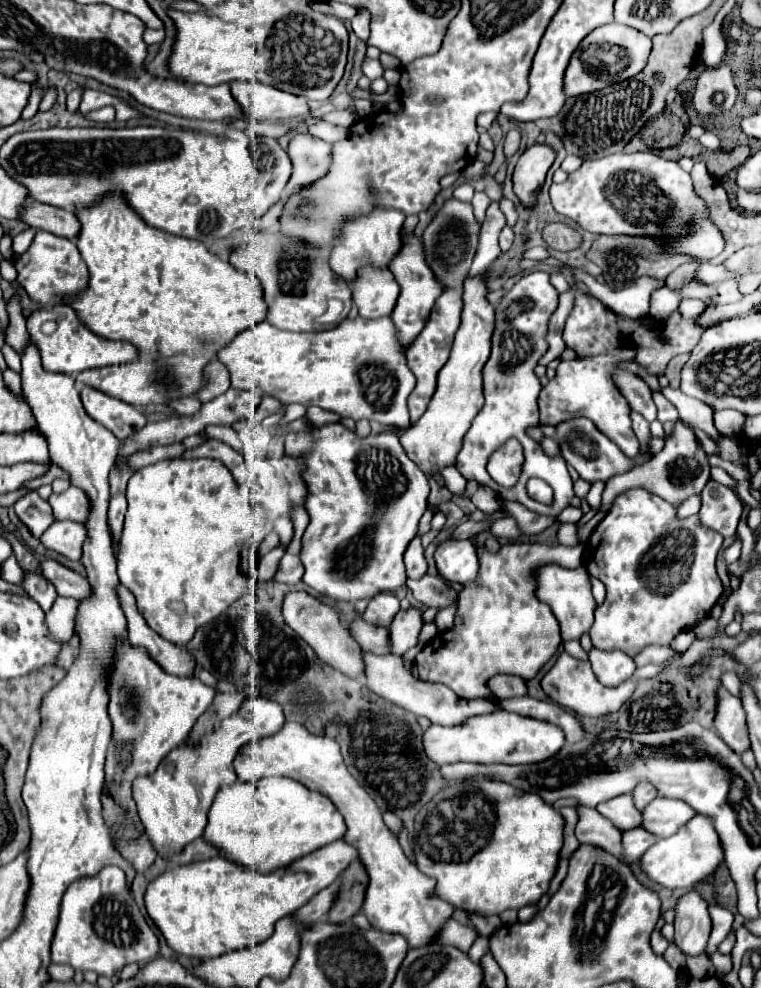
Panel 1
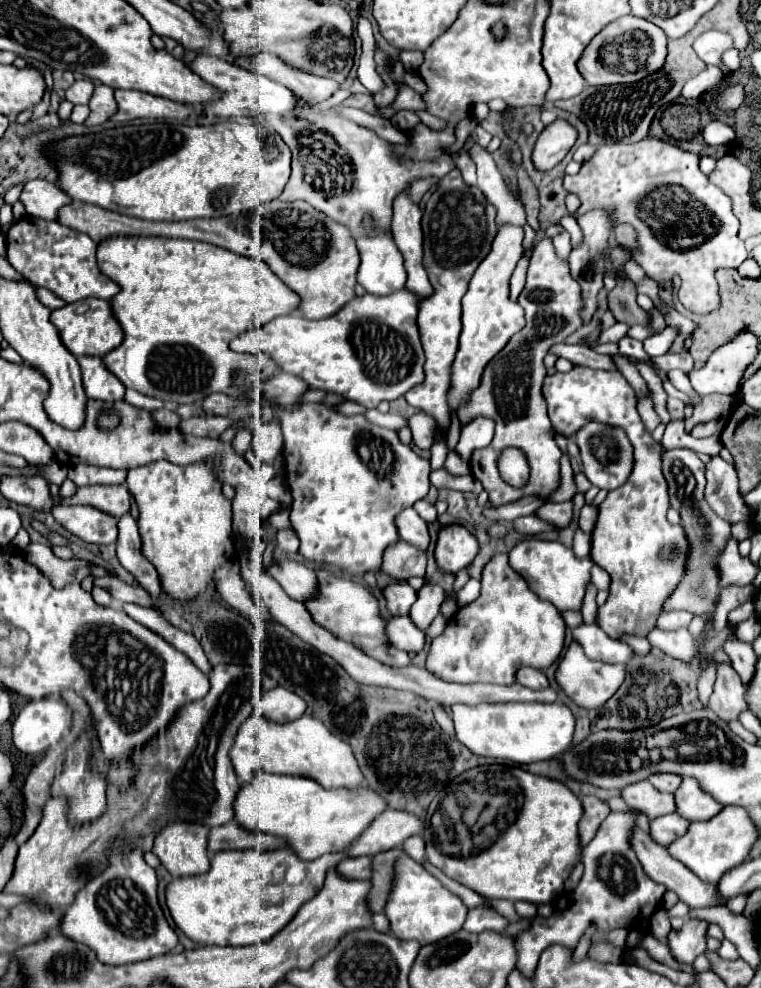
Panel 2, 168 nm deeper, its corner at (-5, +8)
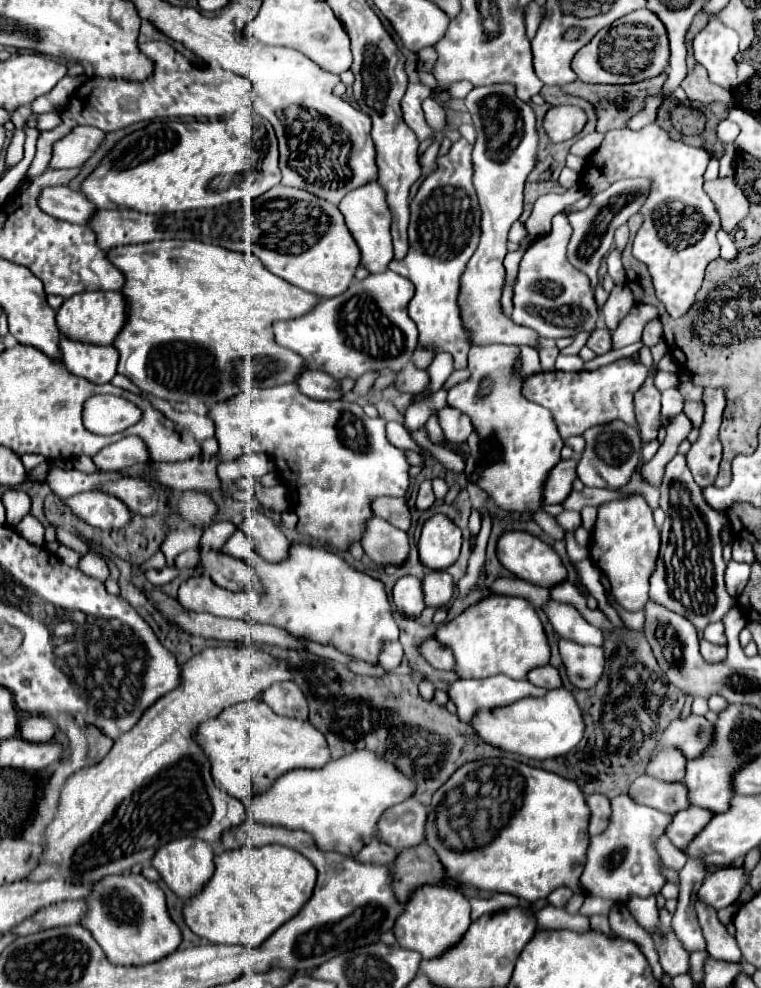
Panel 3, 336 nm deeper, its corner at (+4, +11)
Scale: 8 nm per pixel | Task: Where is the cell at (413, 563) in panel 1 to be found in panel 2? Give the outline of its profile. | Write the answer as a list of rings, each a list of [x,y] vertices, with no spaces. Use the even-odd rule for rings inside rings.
[[[415,508],[401,510],[399,516],[395,516],[395,526],[399,530],[399,536],[405,542],[411,542],[413,546],[419,546],[421,550],[427,548],[429,544],[429,534],[427,534],[427,524],[425,520],[415,512]]]

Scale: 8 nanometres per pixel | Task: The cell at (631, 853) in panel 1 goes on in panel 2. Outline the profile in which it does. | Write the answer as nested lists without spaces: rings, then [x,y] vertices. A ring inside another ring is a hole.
[[[677,812],[659,816],[651,820],[651,838],[661,846],[669,846],[671,842],[675,842],[675,838],[681,838],[687,832],[689,824],[691,822],[687,822],[687,818],[679,816]]]

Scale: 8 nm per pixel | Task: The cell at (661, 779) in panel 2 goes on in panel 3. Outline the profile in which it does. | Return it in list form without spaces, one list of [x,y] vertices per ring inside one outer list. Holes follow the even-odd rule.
[[[666,749],[656,753],[650,763],[646,765],[646,775],[658,779],[658,781],[680,781],[686,773],[686,759],[680,751],[674,749]]]

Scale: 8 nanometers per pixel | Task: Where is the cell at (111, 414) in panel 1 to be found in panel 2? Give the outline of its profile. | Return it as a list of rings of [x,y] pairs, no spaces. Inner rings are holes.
[[[77,358],[81,366],[81,378],[83,378],[83,388],[89,398],[105,400],[105,402],[115,402],[125,396],[125,386],[111,374],[101,358]]]

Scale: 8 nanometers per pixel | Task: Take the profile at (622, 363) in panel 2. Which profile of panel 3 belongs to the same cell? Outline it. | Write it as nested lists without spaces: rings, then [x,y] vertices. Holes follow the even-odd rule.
[[[596,327],[586,343],[586,347],[590,347],[596,355],[604,355],[612,351],[612,339],[610,339],[610,331],[606,327]]]

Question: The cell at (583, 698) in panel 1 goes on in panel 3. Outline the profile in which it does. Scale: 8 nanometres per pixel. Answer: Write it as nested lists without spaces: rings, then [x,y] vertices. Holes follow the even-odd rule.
[[[560,639],[560,657],[566,667],[568,681],[576,689],[592,689],[604,673],[604,649],[578,645],[568,639]]]

